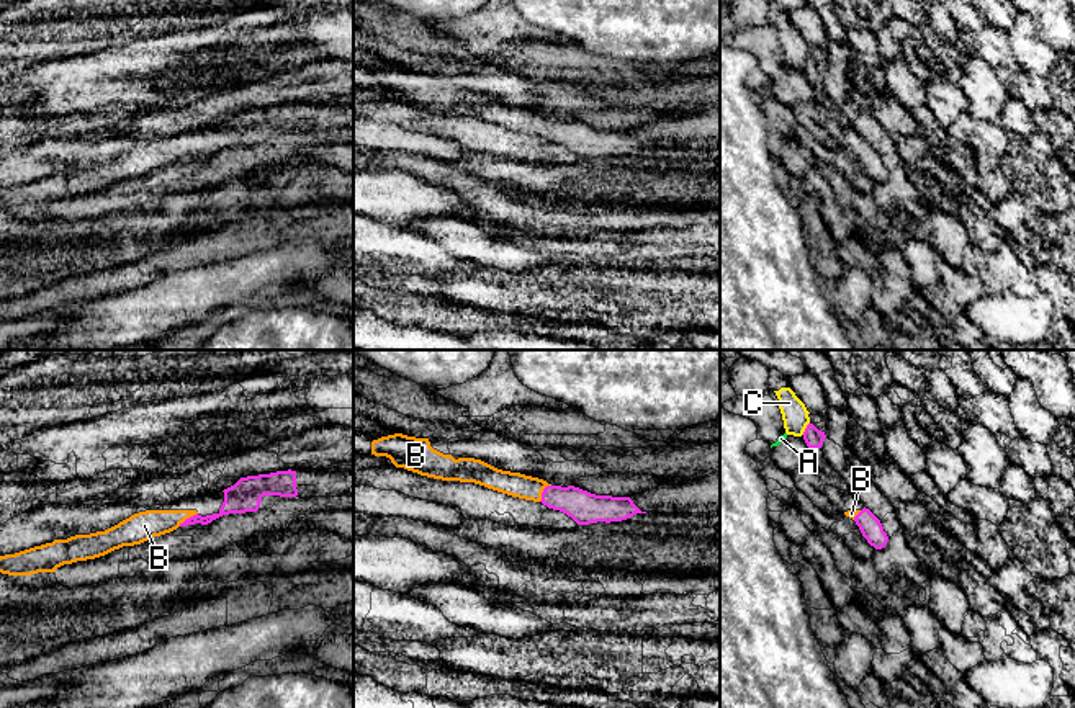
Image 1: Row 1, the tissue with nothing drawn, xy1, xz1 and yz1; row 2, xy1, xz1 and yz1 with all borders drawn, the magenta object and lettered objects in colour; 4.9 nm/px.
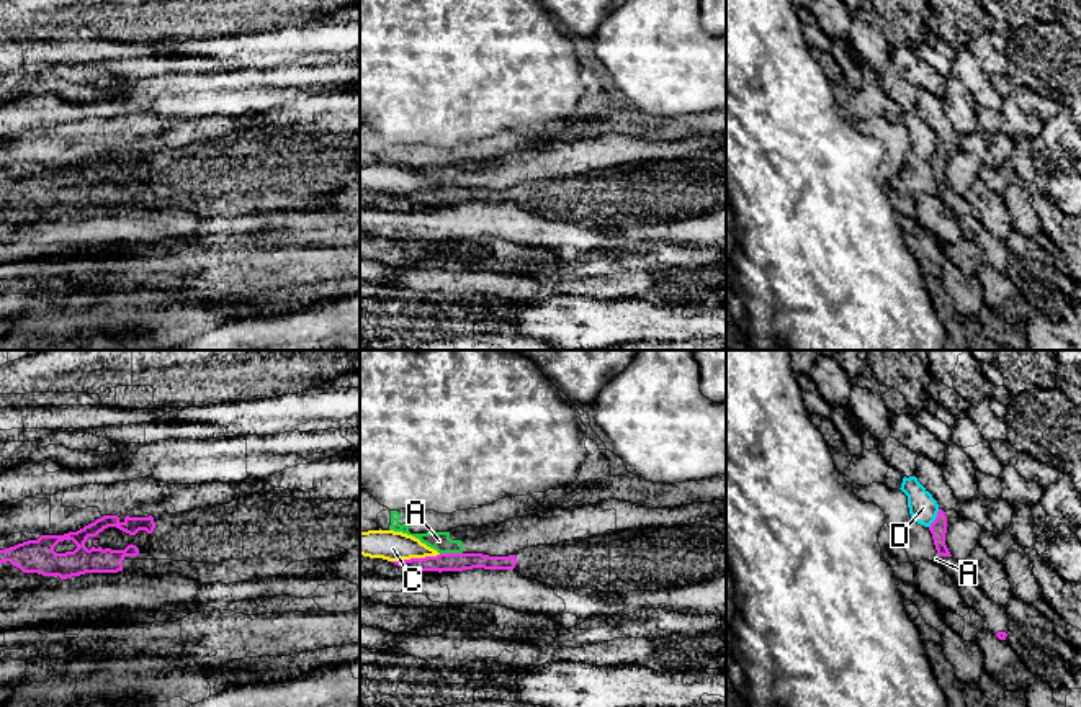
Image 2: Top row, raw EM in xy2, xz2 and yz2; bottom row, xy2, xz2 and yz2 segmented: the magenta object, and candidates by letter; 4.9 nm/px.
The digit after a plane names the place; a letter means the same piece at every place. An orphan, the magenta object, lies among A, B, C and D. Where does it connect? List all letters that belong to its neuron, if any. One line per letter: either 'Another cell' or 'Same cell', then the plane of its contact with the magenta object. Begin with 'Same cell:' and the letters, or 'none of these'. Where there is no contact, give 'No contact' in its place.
Same cell: B
A: Another cell. Touches magenta in xz2
B: Same cell. Touches magenta in xy1
C: Another cell. Touches magenta in xz2
D: Another cell. Touches magenta in yz2

